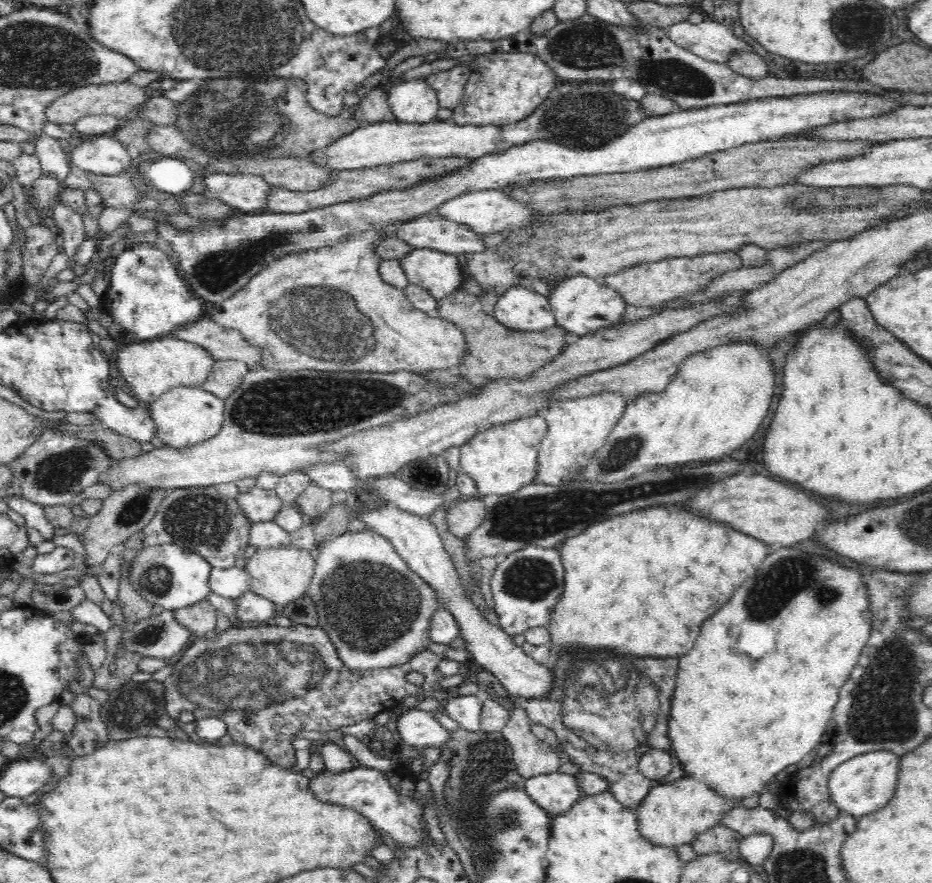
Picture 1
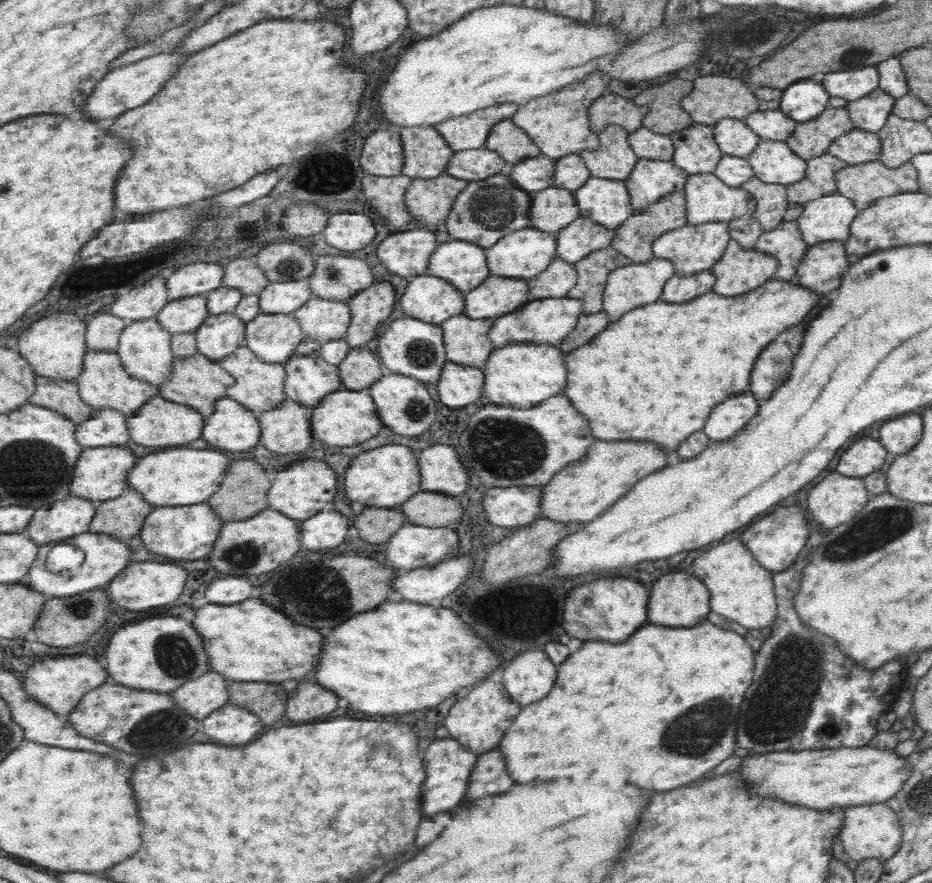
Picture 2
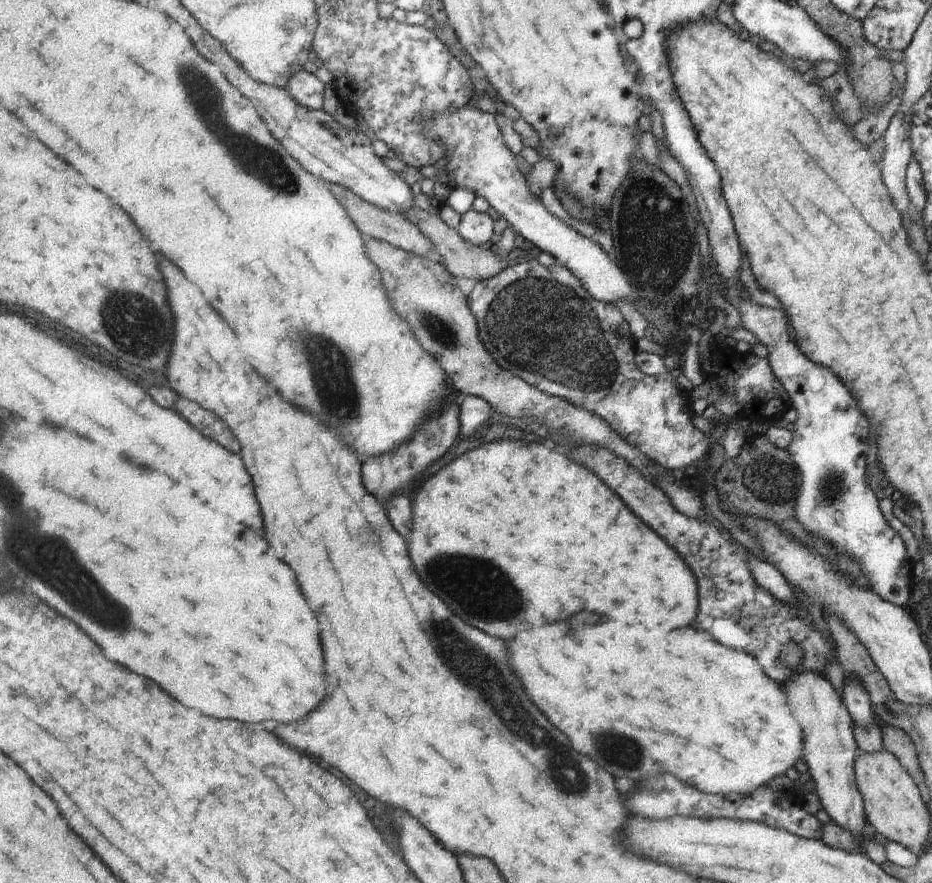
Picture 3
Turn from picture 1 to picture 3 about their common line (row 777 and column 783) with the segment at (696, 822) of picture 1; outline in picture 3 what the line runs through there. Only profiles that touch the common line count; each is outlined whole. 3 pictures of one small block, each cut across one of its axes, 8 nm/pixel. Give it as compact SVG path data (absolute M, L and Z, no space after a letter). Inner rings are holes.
M797 674L793 680L783 684L787 706L793 714L793 718L801 724L805 734L805 752L803 762L809 768L809 784L817 790L817 796L823 804L823 810L831 816L833 824L841 826L843 830L849 830L851 834L861 834L863 828L863 800L855 786L855 754L857 754L857 742L855 742L855 730L853 722L849 718L849 712L845 710L843 702L839 702L837 694L833 692L829 680L823 680L821 676L813 674Z

